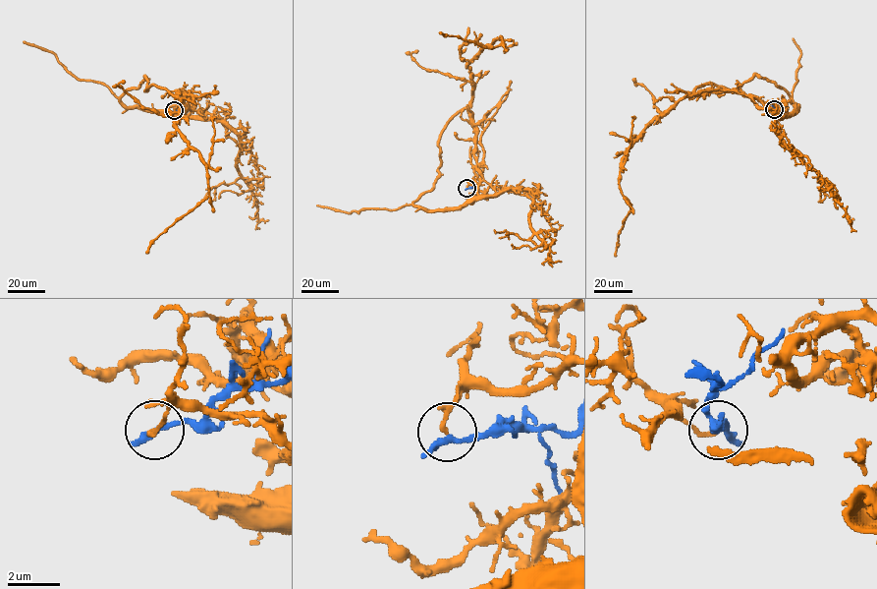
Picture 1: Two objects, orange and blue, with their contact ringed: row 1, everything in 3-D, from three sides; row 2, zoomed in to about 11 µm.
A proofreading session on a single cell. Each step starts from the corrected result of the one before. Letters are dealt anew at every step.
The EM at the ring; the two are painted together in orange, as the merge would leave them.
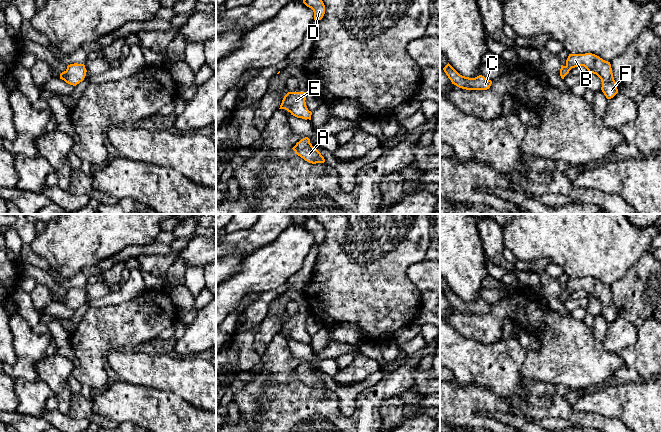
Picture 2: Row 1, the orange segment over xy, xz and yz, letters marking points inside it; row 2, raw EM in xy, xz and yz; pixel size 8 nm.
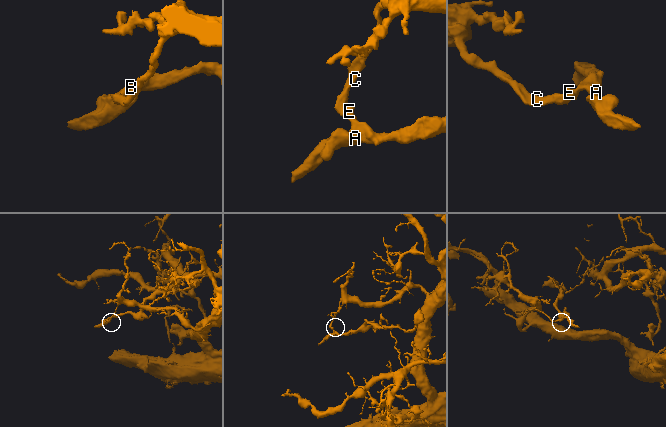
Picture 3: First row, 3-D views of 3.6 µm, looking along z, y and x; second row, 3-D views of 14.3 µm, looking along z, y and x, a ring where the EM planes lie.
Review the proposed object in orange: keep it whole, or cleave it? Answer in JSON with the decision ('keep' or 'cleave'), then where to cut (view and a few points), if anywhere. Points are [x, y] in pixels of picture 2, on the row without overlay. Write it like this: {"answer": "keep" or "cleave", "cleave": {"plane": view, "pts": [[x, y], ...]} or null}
{"answer": "keep", "cleave": null}

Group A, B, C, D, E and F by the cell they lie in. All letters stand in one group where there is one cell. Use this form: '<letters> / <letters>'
A B C D E F

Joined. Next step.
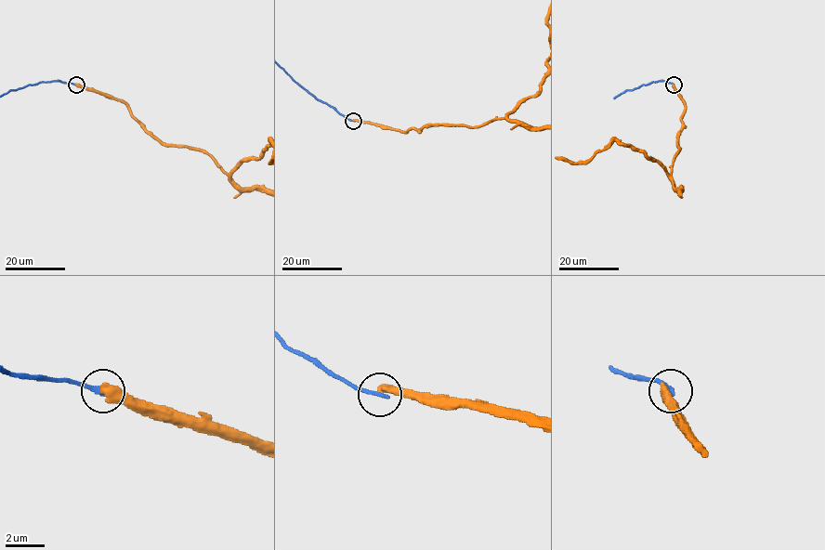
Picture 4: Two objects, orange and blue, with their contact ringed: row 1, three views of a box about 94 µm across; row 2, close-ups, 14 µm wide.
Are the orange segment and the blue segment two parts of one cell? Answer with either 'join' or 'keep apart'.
keep apart

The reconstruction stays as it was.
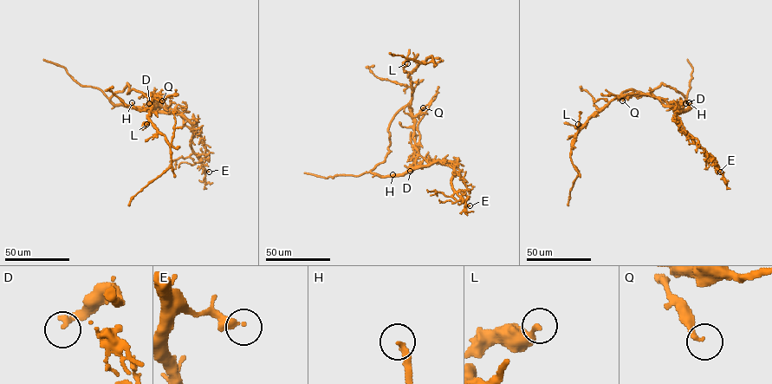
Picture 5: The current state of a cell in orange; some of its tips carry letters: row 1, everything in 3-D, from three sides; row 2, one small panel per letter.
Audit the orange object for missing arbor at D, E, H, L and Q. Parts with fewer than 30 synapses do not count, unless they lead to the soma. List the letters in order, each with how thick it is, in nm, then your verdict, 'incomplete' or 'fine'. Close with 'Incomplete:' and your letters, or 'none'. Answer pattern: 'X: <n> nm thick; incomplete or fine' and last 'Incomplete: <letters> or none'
D: 280 nm thick; fine
E: 360 nm thick; fine
H: 240 nm thick; fine
L: 240 nm thick; fine
Q: 200 nm thick; fine
Incomplete: none

